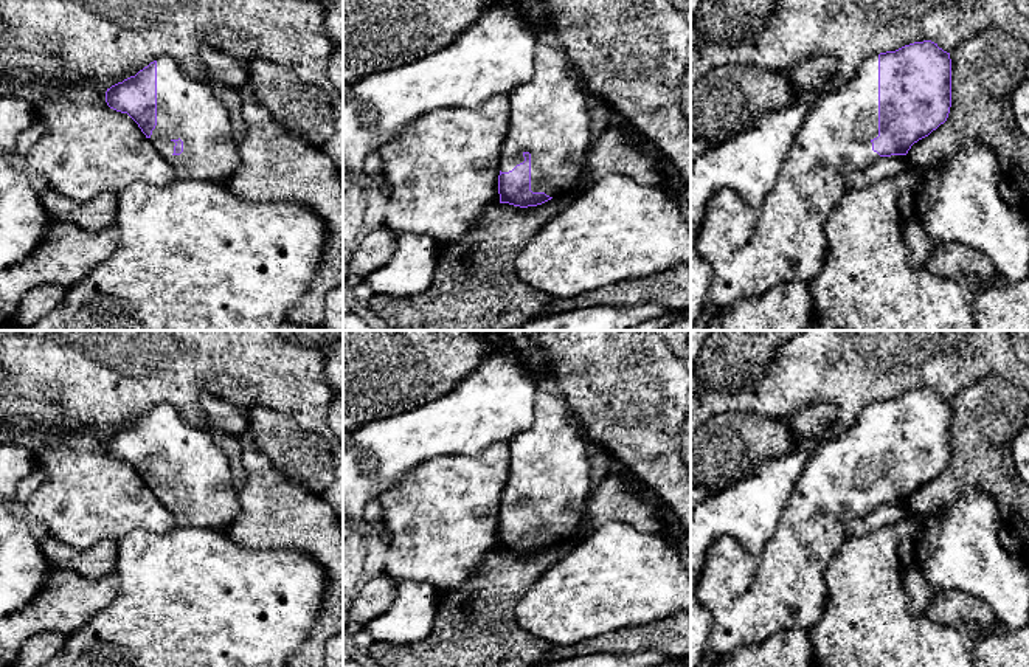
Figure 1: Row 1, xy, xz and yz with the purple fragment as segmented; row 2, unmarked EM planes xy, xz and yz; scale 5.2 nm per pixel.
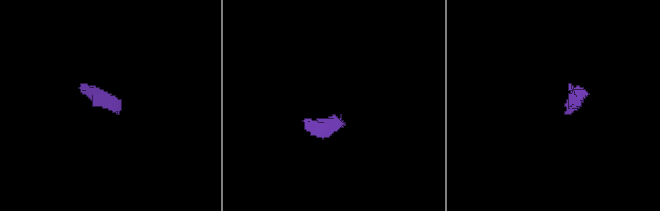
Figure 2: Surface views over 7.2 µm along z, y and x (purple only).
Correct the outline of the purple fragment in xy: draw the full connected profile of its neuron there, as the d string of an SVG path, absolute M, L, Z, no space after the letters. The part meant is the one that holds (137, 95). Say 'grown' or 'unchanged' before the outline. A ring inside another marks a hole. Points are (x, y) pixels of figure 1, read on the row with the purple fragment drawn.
grown; M163 56L135 76L107 88L106 102L138 124L177 178L211 180L222 185L241 166L237 143L217 87L191 78L172 57Z

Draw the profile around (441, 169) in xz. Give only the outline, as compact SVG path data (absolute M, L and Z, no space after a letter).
M497 93L478 109L436 109L421 115L379 150L383 180L390 188L385 226L397 234L428 236L438 244L459 239L495 203L500 203L500 152L511 123L511 99Z

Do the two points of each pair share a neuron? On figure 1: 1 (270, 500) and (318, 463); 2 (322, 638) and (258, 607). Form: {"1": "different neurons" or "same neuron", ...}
{"1": "different neurons", "2": "different neurons"}

